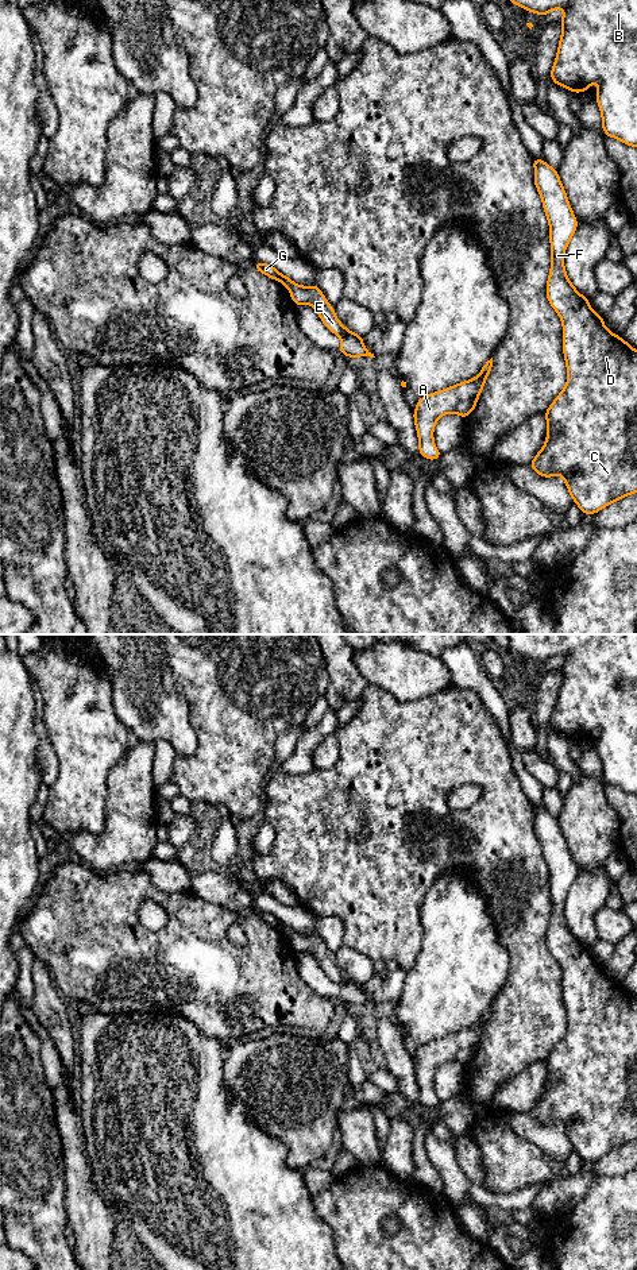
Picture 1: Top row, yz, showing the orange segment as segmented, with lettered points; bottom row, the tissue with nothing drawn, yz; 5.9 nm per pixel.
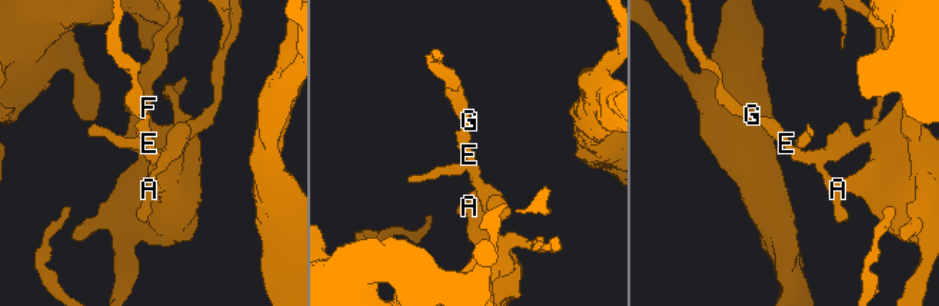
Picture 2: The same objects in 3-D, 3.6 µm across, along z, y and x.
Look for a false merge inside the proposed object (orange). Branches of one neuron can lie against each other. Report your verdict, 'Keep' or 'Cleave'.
Cleave

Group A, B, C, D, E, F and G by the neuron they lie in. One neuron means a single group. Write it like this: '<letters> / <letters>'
A B C D F / E G

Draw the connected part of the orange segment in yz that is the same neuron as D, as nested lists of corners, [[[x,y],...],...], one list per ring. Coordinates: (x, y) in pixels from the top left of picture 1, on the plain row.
[[[532,806],[534,833],[549,869],[551,919],[547,946],[563,970],[563,1001],[568,1027],[545,1059],[548,1081],[544,1095],[529,1115],[538,1123],[561,1123],[572,1149],[583,1162],[594,1162],[637,1140],[637,999],[611,981],[586,945],[571,931],[564,900],[578,876],[557,818]]]

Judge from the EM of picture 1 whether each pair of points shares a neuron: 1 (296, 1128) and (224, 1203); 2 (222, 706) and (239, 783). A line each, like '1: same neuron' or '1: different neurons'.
1: different neurons
2: same neuron

